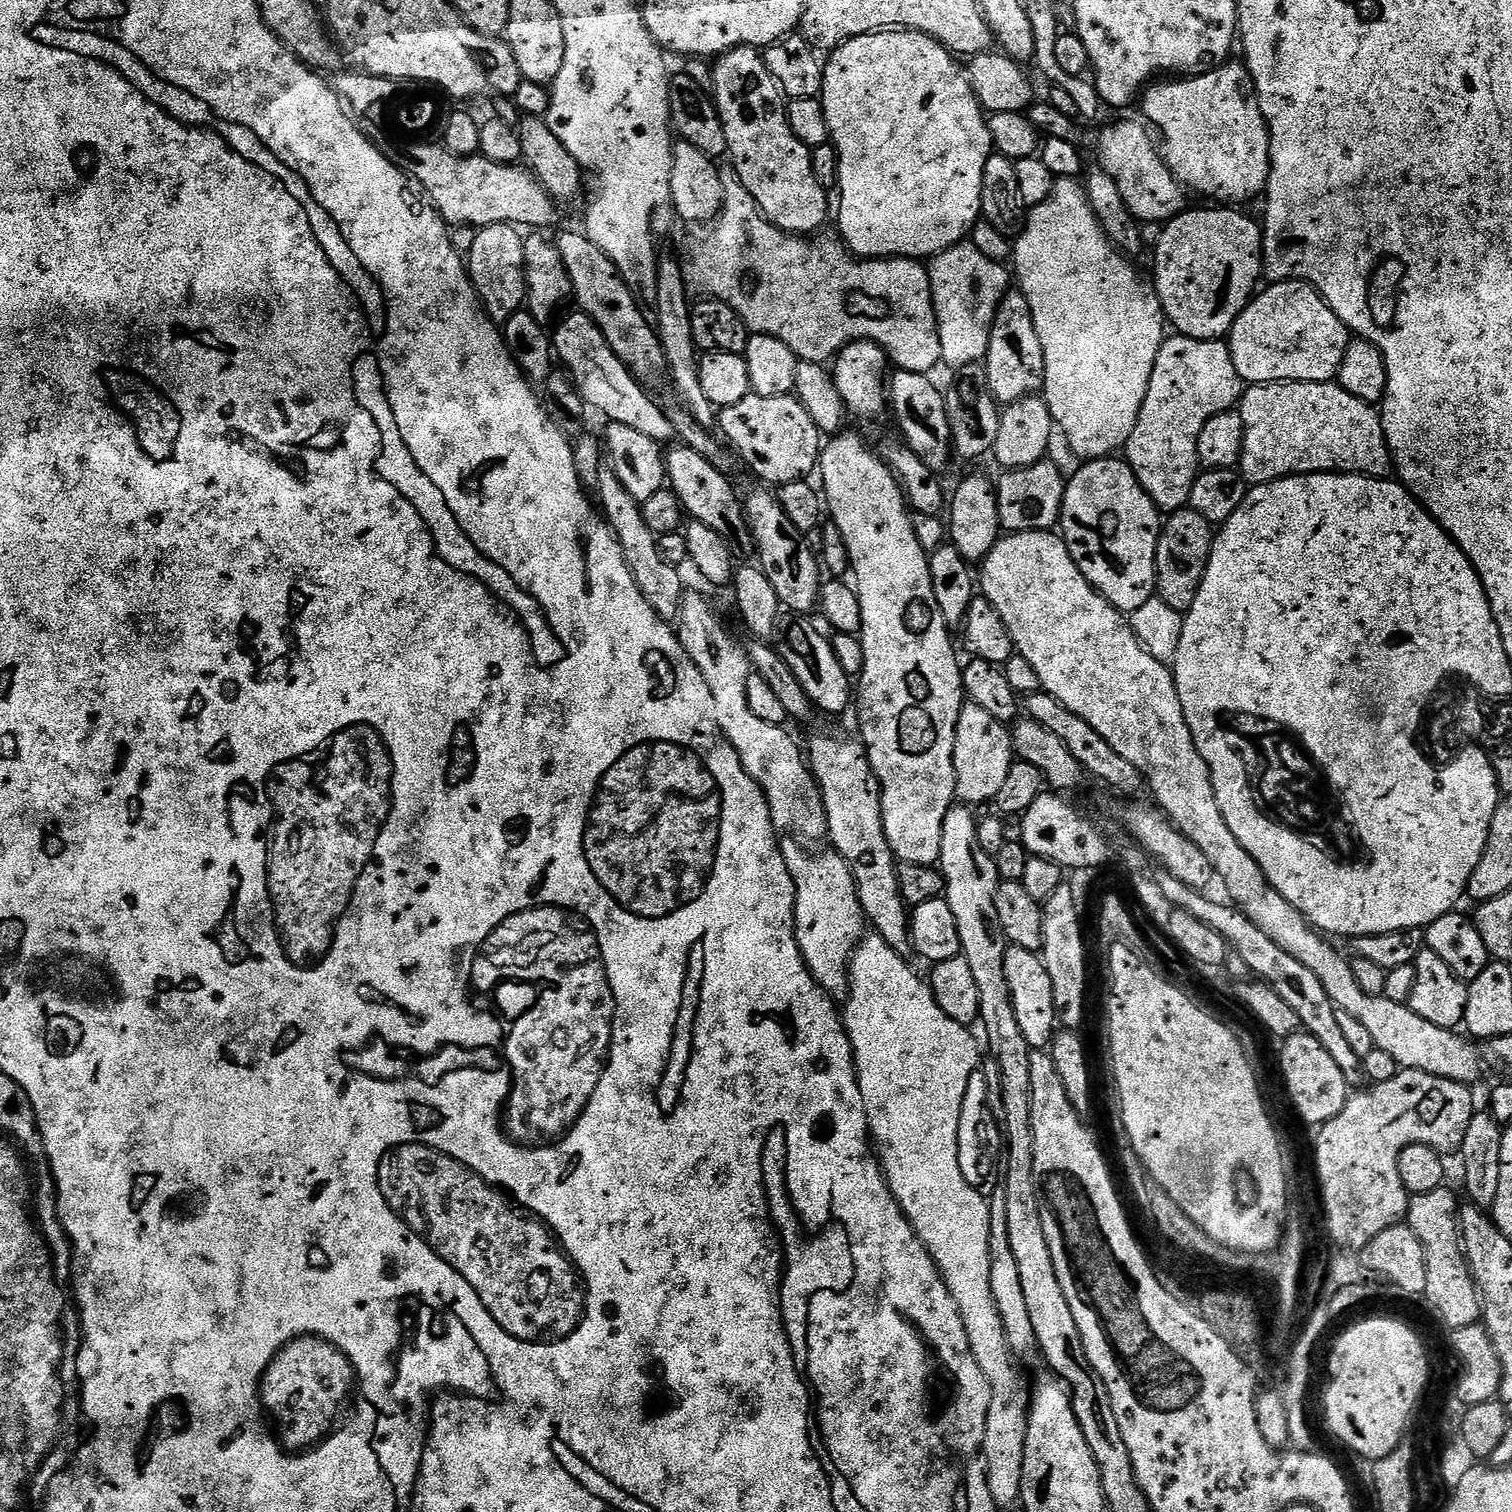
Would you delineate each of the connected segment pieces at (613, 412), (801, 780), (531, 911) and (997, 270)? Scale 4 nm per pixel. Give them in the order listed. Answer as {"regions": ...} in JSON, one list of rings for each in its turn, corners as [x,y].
{"regions":[[[[582,311],[573,312],[573,316],[566,317],[557,326],[556,333],[551,333],[550,339],[555,359],[570,377],[580,399],[591,411],[593,408],[594,411],[601,412],[606,418],[605,421],[630,426],[661,446],[675,441],[677,434],[674,427],[670,426],[664,408],[656,405],[644,393],[645,385],[616,357],[614,350],[610,350],[602,330],[598,330],[596,323]]],[[[689,591],[680,601],[680,611],[678,613],[678,635],[680,644],[684,652],[692,659],[694,666],[702,674],[702,678],[710,694],[712,695],[712,707],[716,713],[716,721],[720,727],[720,733],[724,739],[730,741],[734,750],[740,756],[742,766],[746,774],[759,784],[764,796],[768,800],[768,809],[772,815],[772,825],[776,827],[777,833],[789,832],[792,836],[801,836],[804,840],[816,840],[823,837],[826,832],[824,822],[824,804],[820,801],[820,790],[812,773],[806,763],[805,753],[798,745],[792,741],[792,736],[787,731],[787,727],[762,722],[762,718],[750,714],[750,706],[746,702],[746,681],[750,675],[750,660],[738,645],[732,641],[732,636],[720,625],[718,617],[712,613],[712,608],[708,605],[708,600],[698,593]]],[[[532,896],[532,904],[520,904],[516,912],[508,912],[508,916],[500,916],[476,944],[468,944],[468,956],[460,958],[470,958],[470,954],[480,954],[474,970],[476,984],[480,988],[490,988],[494,982],[502,978],[530,978],[536,980],[542,988],[542,1002],[520,1022],[512,1034],[510,1040],[510,1060],[516,1070],[516,1080],[518,1082],[508,1082],[508,1092],[504,1092],[504,1100],[500,1100],[500,1108],[496,1108],[496,1132],[500,1132],[500,1140],[504,1144],[512,1144],[512,1148],[520,1148],[520,1152],[547,1152],[548,1148],[558,1146],[563,1143],[563,1139],[571,1132],[576,1132],[579,1121],[590,1107],[590,1101],[595,1100],[595,1091],[603,1083],[604,1076],[607,1076],[607,1069],[611,1067],[612,1051],[614,1051],[614,1037],[616,1036],[616,1016],[620,1016],[620,1000],[616,1000],[614,989],[612,989],[612,972],[608,972],[608,964],[604,957],[604,944],[600,944],[596,924],[590,923],[590,918],[586,914],[581,914],[577,908],[571,906],[557,906],[557,904],[536,904],[536,896]]],[[[961,242],[939,252],[927,261],[926,267],[936,311],[941,361],[953,370],[983,361],[996,307],[1010,291],[1009,269],[1007,272],[1003,263],[986,258],[971,242]]]]}

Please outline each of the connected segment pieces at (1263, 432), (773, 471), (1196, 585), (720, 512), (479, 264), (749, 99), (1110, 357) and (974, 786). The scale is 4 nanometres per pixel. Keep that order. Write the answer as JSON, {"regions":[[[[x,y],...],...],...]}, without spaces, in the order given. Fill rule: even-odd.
{"regions":[[[[1285,382],[1283,384],[1257,384],[1249,387],[1241,395],[1238,401],[1238,411],[1244,423],[1244,445],[1242,446],[1238,471],[1249,485],[1269,484],[1275,480],[1281,480],[1283,476],[1306,476],[1317,472],[1339,472],[1341,474],[1359,474],[1384,478],[1393,471],[1392,455],[1388,453],[1388,443],[1382,430],[1379,411],[1373,405],[1354,398],[1354,394],[1350,394],[1345,388],[1341,388],[1339,383],[1297,384],[1295,382]]],[[[749,394],[742,402],[719,409],[718,416],[723,439],[740,457],[743,467],[758,479],[779,486],[811,477],[811,472],[817,471],[822,433],[795,395],[762,398]]],[[[1187,506],[1163,521],[1156,547],[1156,596],[1174,611],[1187,614],[1194,606],[1208,559],[1212,553],[1213,525]]],[[[687,446],[679,447],[667,449],[664,470],[667,487],[680,499],[685,513],[695,523],[710,526],[710,530],[718,535],[731,538],[734,544],[736,539],[737,549],[751,549],[754,542],[747,528],[741,497],[736,497],[736,492],[732,489],[733,481],[715,469],[702,454]]],[[[491,224],[478,231],[466,255],[468,278],[480,301],[484,315],[497,326],[503,326],[508,319],[526,304],[528,283],[524,277],[524,242],[521,229],[510,224]]],[[[732,48],[713,64],[716,65],[712,68],[710,92],[722,122],[722,130],[726,134],[727,155],[732,156],[731,167],[742,186],[746,186],[762,215],[789,236],[808,238],[819,233],[823,229],[820,227],[830,220],[829,193],[818,182],[818,178],[814,178],[812,149],[807,148],[790,130],[785,97],[766,70],[763,55],[754,48]]],[[[1057,179],[1052,185],[1050,198],[1027,213],[1024,226],[1020,229],[1014,240],[1014,260],[1016,256],[1016,272],[1014,268],[1014,280],[1022,289],[1025,296],[1030,298],[1032,317],[1034,318],[1034,330],[1038,330],[1038,342],[1042,342],[1042,354],[1046,358],[1046,374],[1042,395],[1048,403],[1048,409],[1052,415],[1052,423],[1057,429],[1064,431],[1068,444],[1076,456],[1081,456],[1081,461],[1102,460],[1125,447],[1138,422],[1138,414],[1142,410],[1142,402],[1146,398],[1146,390],[1150,386],[1150,374],[1154,370],[1154,362],[1158,358],[1160,345],[1166,339],[1166,321],[1164,311],[1160,305],[1160,299],[1156,296],[1156,289],[1151,283],[1140,280],[1136,268],[1131,264],[1131,259],[1126,258],[1125,253],[1119,251],[1115,244],[1108,243],[1108,237],[1100,228],[1100,223],[1092,213],[1092,207],[1088,204],[1087,195],[1079,179]]],[[[971,702],[965,703],[960,710],[956,737],[954,738],[954,774],[956,775],[956,800],[964,806],[977,806],[995,801],[998,790],[1001,789],[1005,776],[1010,772],[1014,762],[1014,749],[1009,731],[1001,721],[994,718],[994,714],[986,714],[982,706]]]]}

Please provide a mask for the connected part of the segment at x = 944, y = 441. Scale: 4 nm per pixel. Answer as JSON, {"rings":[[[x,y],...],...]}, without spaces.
{"rings":[[[899,370],[893,371],[893,376],[891,373],[890,379],[887,381],[886,384],[886,400],[887,403],[890,405],[890,412],[892,408],[892,412],[896,415],[896,424],[900,427],[900,432],[904,437],[902,437],[903,443],[912,451],[914,454],[918,454],[918,458],[922,462],[926,462],[926,466],[930,466],[930,470],[937,474],[943,473],[943,468],[948,464],[948,456],[950,460],[950,453],[952,452],[952,431],[950,430],[950,422],[948,421],[948,406],[946,403],[946,396],[945,393],[942,391],[939,392],[938,389],[935,388],[934,385],[928,381],[929,377],[922,372],[902,372]]]}

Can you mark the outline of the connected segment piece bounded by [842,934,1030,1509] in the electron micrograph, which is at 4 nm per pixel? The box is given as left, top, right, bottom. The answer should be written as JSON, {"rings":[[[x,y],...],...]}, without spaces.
{"rings":[[[865,935],[848,962],[848,994],[842,1004],[842,1019],[856,1063],[856,1081],[866,1110],[870,1140],[878,1153],[888,1189],[896,1195],[898,1206],[940,1269],[949,1294],[956,1299],[972,1353],[992,1391],[982,1459],[986,1465],[990,1494],[1004,1509],[1012,1503],[1015,1505],[1020,1498],[1030,1384],[1027,1379],[1024,1381],[1023,1374],[1016,1369],[1017,1361],[1008,1351],[1002,1318],[990,1290],[990,1204],[966,1182],[959,1165],[959,1112],[970,1076],[981,1067],[982,1055],[975,1038],[968,1033],[971,1031],[954,1022],[954,1018],[942,1014],[942,1006],[938,1006],[931,987],[925,981],[923,984],[906,963],[905,957],[899,956],[882,937]]]}

